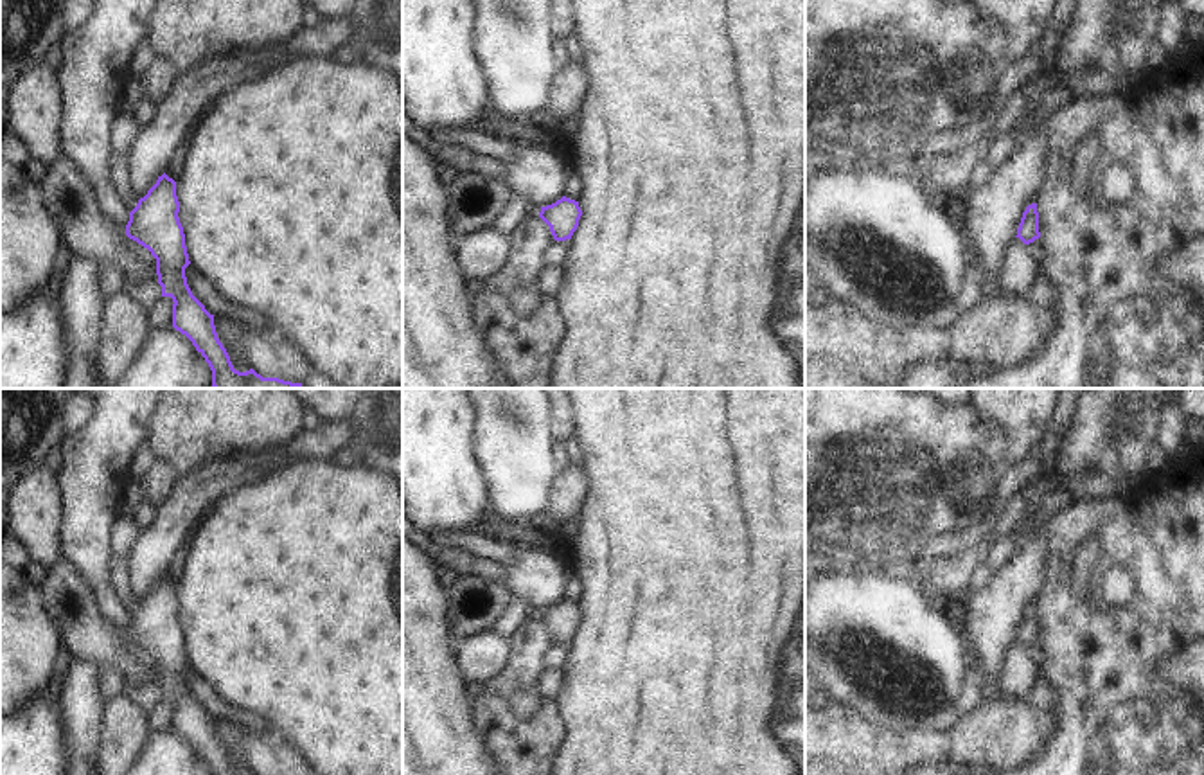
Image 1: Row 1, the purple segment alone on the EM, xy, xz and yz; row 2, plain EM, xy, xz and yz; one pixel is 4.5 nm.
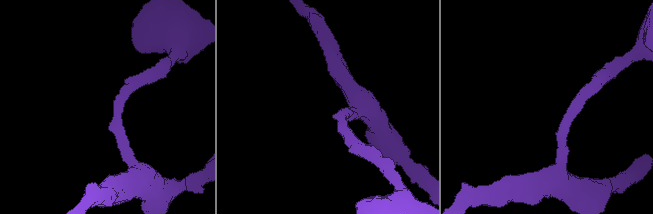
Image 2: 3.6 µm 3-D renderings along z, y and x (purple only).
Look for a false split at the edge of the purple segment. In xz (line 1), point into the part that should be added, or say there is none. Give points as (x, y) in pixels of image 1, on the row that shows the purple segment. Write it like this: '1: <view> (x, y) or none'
1: xz (532, 211)

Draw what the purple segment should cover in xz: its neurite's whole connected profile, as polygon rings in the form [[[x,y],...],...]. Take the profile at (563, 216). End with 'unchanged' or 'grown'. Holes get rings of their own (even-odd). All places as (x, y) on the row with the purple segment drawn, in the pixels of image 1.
[[[562,196],[552,205],[541,207],[537,203],[528,203],[527,218],[541,218],[548,227],[555,241],[571,239],[579,227],[582,210],[579,201]]] | grown

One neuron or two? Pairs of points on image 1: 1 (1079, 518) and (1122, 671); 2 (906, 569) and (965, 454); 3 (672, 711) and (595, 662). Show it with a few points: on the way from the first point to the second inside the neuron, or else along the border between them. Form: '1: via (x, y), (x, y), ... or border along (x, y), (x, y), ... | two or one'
1: via (1053, 556), (1053, 596), (1091, 633) | one
2: border along (913, 558), (879, 561), (872, 569) | two
3: via (653, 691), (624, 662), (615, 662) | one

